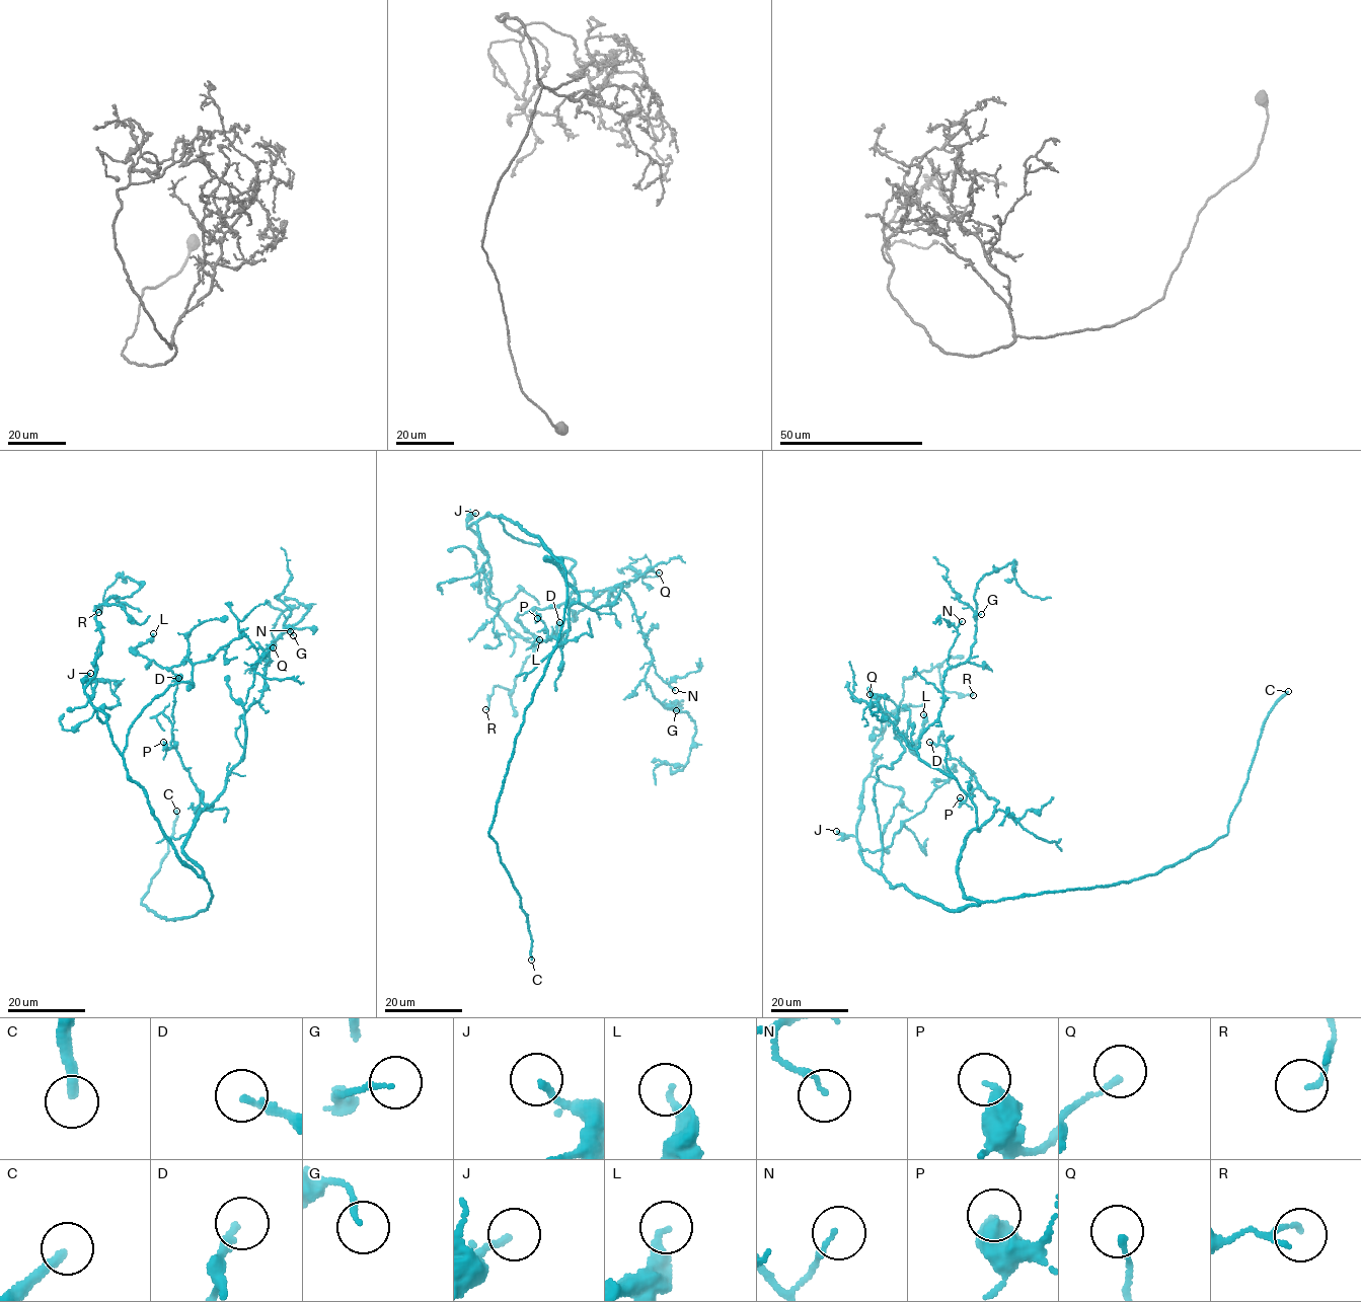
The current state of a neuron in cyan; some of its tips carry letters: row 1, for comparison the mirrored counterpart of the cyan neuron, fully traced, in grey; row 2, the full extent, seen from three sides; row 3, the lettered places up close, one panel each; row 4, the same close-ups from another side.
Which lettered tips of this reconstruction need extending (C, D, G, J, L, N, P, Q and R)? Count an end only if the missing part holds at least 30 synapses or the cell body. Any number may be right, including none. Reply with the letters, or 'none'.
C, D

